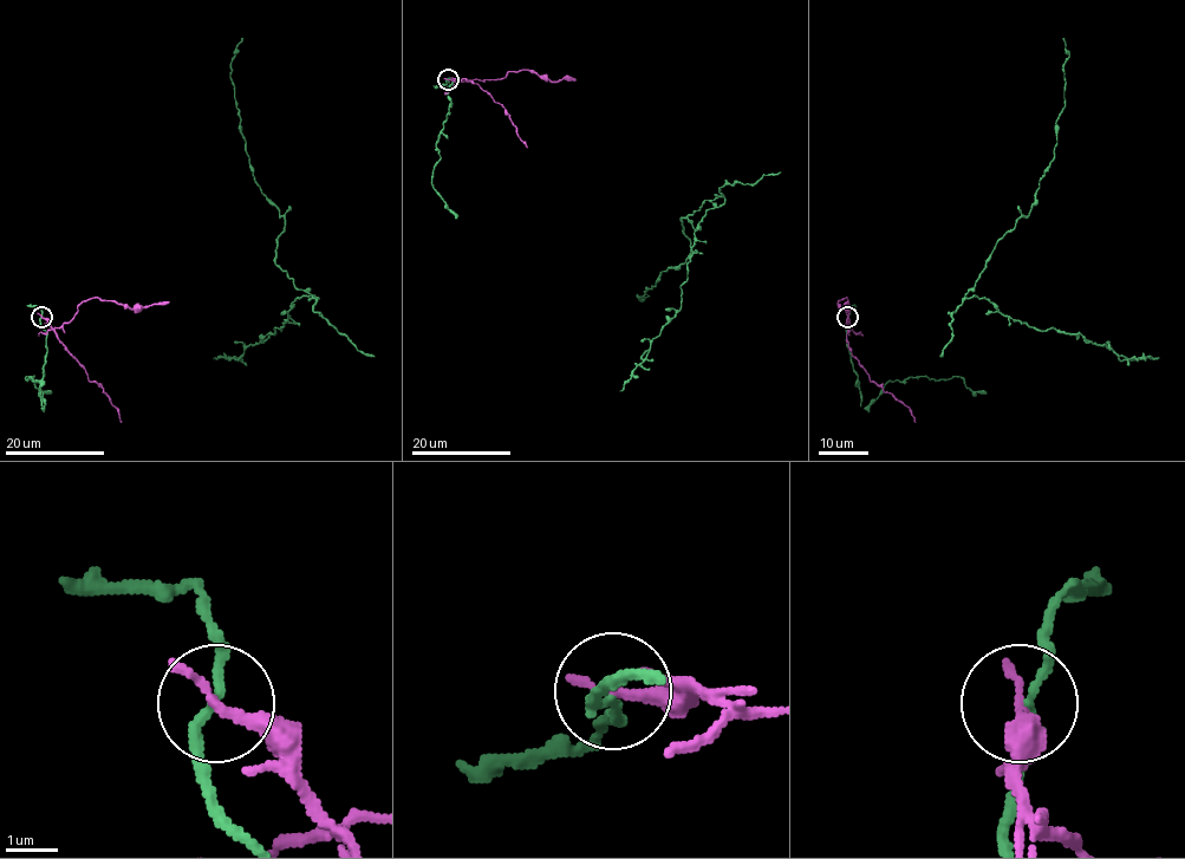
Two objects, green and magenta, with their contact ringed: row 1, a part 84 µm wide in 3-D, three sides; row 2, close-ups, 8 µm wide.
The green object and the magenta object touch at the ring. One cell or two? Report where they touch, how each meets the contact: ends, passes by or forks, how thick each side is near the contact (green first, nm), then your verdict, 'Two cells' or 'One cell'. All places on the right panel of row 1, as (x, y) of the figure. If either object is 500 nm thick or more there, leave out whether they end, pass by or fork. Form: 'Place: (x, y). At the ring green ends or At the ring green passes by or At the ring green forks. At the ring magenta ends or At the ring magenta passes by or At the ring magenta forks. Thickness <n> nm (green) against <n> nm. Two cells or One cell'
Place: (847, 317). At the ring green passes by. At the ring magenta ends. Thickness 190 nm (green) against 260 nm. Two cells

